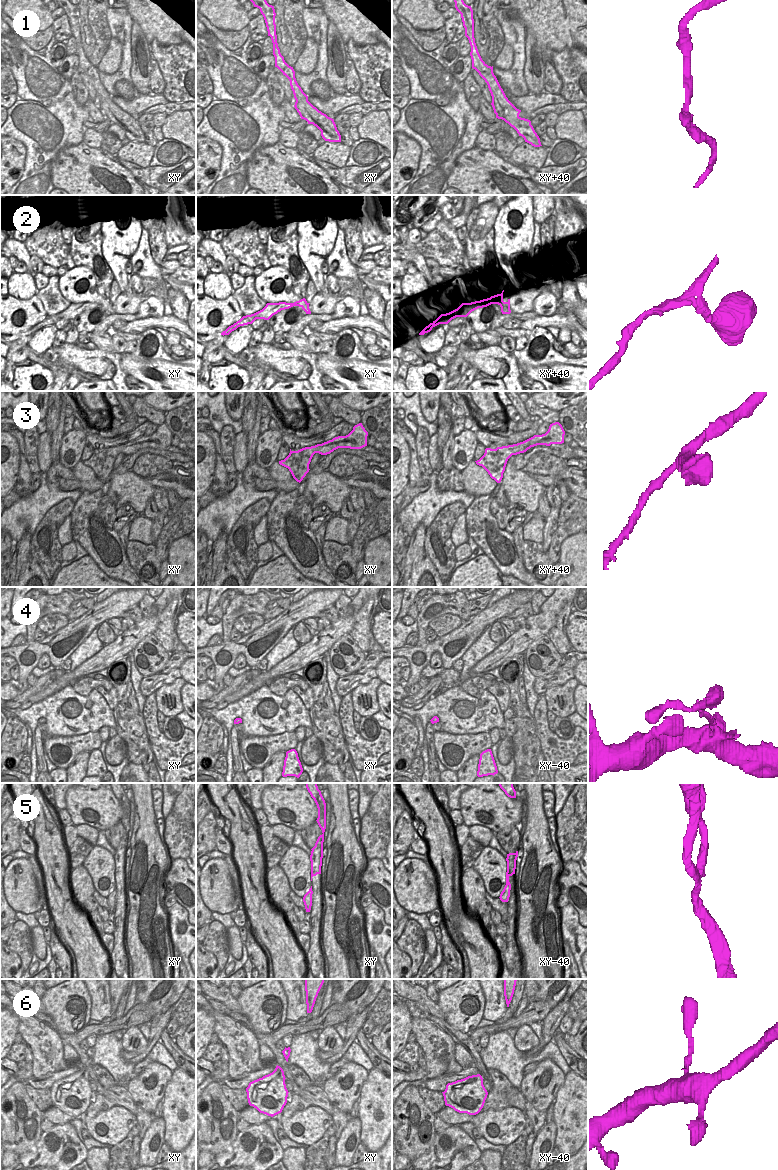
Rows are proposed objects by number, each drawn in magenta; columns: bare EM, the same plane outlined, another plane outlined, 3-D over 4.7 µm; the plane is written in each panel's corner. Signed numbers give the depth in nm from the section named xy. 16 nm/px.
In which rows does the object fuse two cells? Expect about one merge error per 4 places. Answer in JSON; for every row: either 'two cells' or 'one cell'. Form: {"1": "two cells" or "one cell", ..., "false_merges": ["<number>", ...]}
{"1": "one cell", "2": "two cells", "3": "one cell", "4": "one cell", "5": "two cells", "6": "one cell", "false_merges": ["2", "5"]}

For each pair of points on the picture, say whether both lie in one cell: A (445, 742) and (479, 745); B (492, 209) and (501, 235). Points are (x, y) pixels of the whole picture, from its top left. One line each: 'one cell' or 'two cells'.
A: one cell
B: two cells

